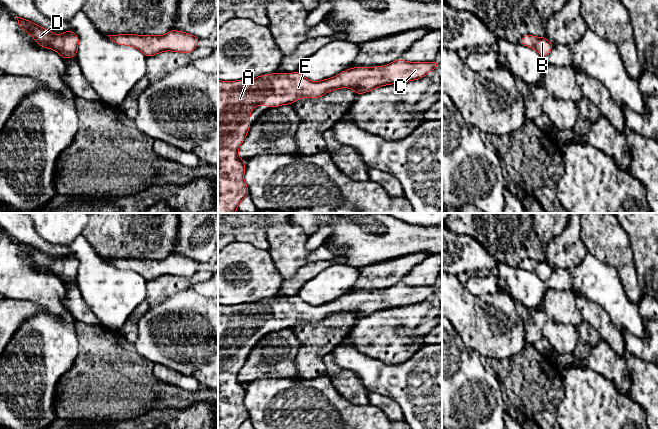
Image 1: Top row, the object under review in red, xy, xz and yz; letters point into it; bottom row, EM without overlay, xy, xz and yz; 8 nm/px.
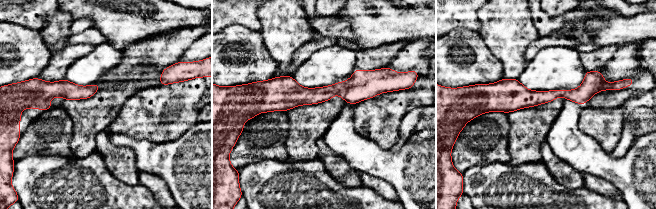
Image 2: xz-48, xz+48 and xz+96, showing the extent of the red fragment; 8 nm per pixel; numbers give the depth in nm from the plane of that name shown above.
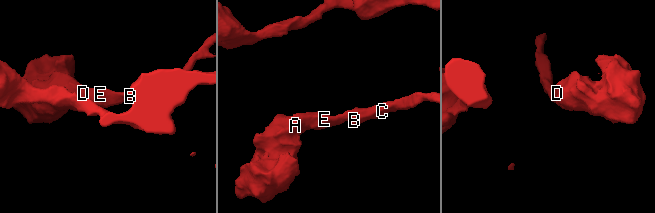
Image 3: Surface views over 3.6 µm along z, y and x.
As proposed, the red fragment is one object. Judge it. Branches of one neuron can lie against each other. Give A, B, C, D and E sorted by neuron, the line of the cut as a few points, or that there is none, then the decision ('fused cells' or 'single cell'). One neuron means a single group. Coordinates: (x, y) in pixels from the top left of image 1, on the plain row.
A B C D E; no cut; single cell

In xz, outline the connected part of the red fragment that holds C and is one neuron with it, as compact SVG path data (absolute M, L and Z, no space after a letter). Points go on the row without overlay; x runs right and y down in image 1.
M398 283L386 290L372 292L355 291L342 295L337 300L318 306L312 306L303 301L298 295L291 298L273 297L261 299L255 303L241 303L238 305L218 304L218 429L239 429L243 422L249 419L249 413L243 403L245 397L245 385L238 380L238 372L244 365L250 352L251 334L261 328L270 332L285 328L294 328L300 322L319 322L329 315L340 312L351 312L357 319L369 316L383 309L397 308L402 306L421 303L431 294L440 291L437 284L433 286L407 286Z

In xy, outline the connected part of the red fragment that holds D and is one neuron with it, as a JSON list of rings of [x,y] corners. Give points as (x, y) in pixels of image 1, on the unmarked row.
[[[16,242],[19,251],[27,255],[40,270],[55,274],[65,284],[77,280],[79,261],[72,254],[69,253],[64,258],[56,259],[27,243]]]

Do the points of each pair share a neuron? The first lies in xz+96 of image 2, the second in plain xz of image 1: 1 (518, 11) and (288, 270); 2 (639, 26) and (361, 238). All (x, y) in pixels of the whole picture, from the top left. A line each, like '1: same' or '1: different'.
1: same
2: same

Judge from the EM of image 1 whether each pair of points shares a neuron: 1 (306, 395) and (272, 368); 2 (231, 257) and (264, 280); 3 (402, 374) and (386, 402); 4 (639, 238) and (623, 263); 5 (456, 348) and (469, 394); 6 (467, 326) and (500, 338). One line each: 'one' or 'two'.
1: two
2: one
3: two
4: two
5: one
6: one

